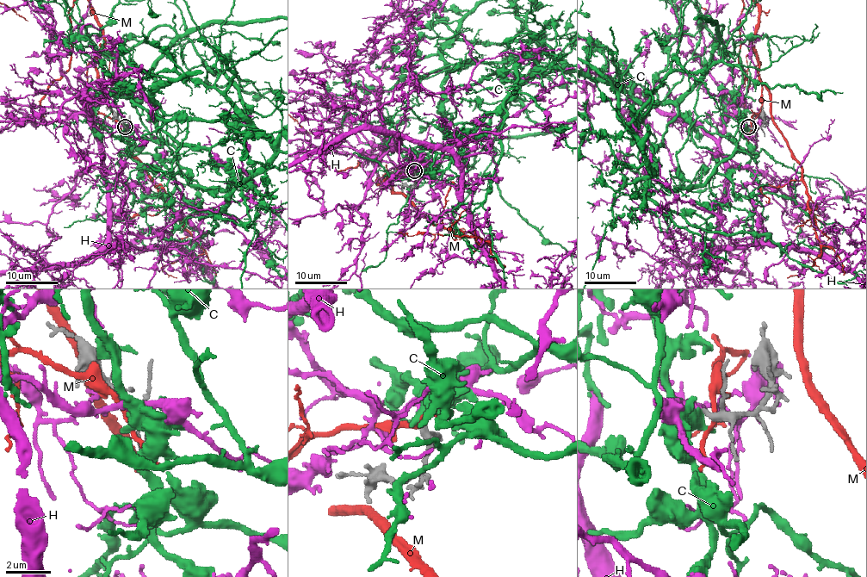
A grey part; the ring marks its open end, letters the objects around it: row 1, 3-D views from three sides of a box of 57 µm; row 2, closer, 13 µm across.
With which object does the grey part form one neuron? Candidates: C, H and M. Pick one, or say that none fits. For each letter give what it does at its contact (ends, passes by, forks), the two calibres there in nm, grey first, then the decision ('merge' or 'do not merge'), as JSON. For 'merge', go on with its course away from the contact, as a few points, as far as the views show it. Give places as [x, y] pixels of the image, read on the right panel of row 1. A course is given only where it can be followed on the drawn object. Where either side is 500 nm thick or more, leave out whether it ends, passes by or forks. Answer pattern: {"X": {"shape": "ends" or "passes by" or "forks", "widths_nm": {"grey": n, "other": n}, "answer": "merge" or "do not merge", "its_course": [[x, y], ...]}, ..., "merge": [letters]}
{"C": {"widths_nm": {"grey": 240, "other": 650}, "answer": "do not merge"}, "H": {"shape": "passes by", "widths_nm": {"grey": 220, "other": 280}, "answer": "merge"}, "M": {"shape": "passes by", "widths_nm": {"grey": 240, "other": 190}, "answer": "do not merge"}, "merge": ["H"]}

